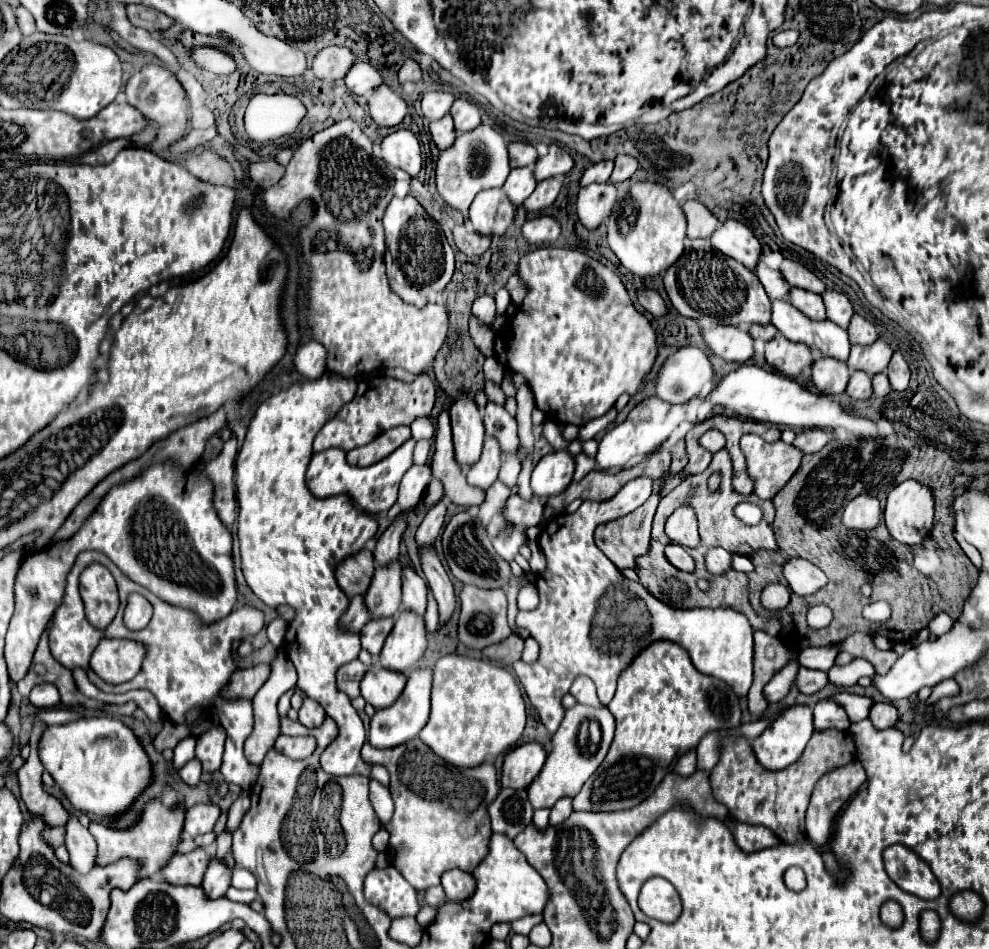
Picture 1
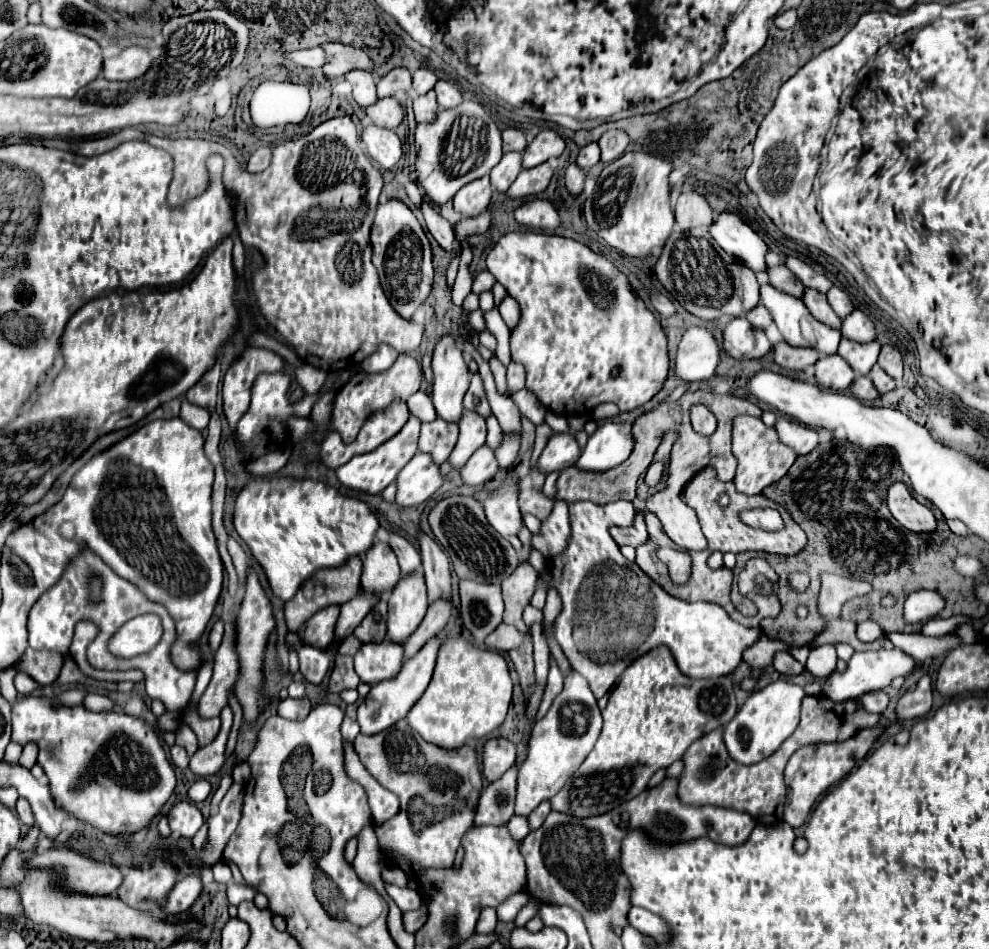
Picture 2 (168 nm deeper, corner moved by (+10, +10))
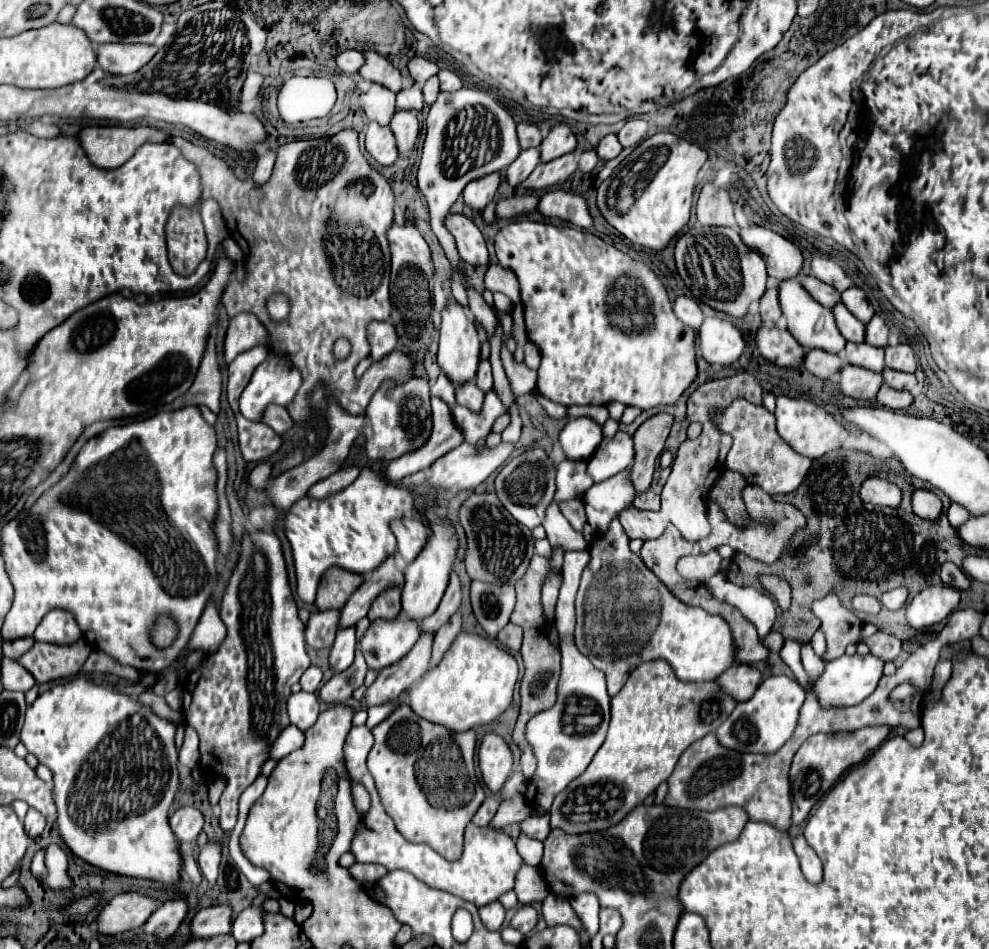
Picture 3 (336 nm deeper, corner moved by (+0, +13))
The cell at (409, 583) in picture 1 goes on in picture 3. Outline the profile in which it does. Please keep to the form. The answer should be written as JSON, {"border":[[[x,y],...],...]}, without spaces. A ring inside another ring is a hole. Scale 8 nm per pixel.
{"border":[[[402,517],[392,521],[390,529],[398,539],[398,553],[406,563],[412,563],[428,539],[428,527],[414,517]]]}

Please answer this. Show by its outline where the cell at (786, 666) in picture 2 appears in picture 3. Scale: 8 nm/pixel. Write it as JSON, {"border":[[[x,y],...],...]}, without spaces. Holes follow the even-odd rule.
{"border":[[[770,631],[764,639],[760,639],[760,643],[766,647],[766,649],[770,649],[772,653],[778,653],[780,649],[782,649],[782,643],[784,643],[784,637],[780,635],[780,633],[776,633],[776,631]]]}

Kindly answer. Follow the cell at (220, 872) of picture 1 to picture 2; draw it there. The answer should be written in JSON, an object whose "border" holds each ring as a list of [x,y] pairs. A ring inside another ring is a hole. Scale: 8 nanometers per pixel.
{"border":[[[198,874],[182,876],[172,888],[164,910],[168,914],[178,914],[182,910],[188,910],[194,904],[194,900],[200,896],[200,892],[202,892],[202,878]]]}

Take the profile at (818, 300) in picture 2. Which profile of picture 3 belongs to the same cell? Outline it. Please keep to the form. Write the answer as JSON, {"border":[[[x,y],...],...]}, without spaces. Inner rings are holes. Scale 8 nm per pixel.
{"border":[[[842,303],[836,305],[832,309],[836,325],[840,329],[840,333],[844,335],[846,341],[854,341],[854,343],[864,343],[864,323],[860,323]]]}

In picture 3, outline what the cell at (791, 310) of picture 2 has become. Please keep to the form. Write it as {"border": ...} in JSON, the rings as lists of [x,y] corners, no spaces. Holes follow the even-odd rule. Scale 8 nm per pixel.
{"border":[[[796,279],[782,281],[778,291],[780,291],[780,307],[782,307],[782,313],[788,321],[788,331],[798,339],[798,343],[802,347],[824,349],[828,353],[840,353],[844,349],[846,339],[840,335],[836,321],[832,319],[832,311],[822,307],[820,303],[816,303],[812,299],[812,295],[808,295],[808,291],[804,291],[804,287]]]}

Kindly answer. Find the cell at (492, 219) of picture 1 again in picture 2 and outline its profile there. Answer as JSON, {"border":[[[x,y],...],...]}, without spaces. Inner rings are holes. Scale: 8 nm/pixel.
{"border":[[[478,178],[478,182],[470,182],[470,186],[464,186],[456,196],[454,196],[454,210],[462,218],[474,218],[478,214],[484,214],[490,206],[492,198],[492,186],[490,178]]]}

